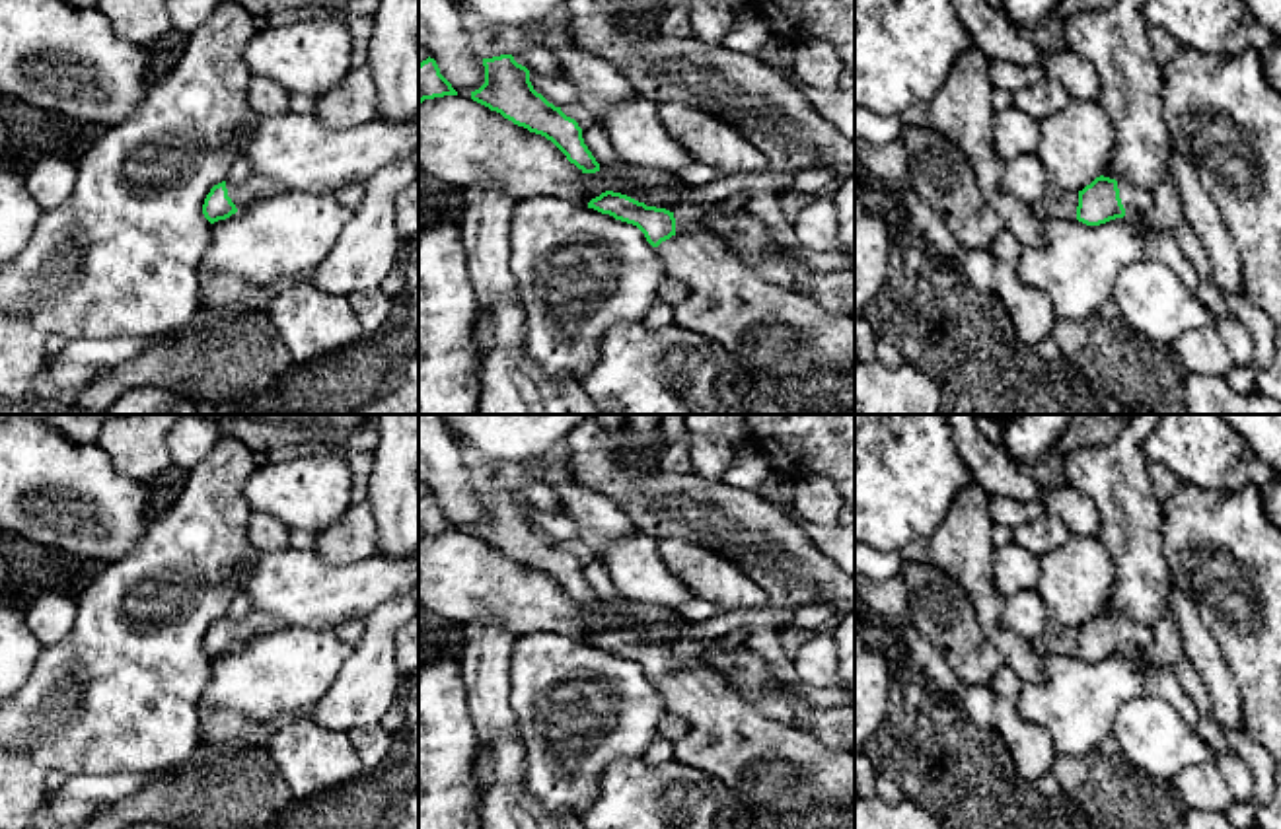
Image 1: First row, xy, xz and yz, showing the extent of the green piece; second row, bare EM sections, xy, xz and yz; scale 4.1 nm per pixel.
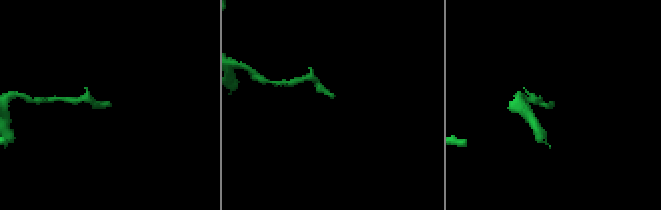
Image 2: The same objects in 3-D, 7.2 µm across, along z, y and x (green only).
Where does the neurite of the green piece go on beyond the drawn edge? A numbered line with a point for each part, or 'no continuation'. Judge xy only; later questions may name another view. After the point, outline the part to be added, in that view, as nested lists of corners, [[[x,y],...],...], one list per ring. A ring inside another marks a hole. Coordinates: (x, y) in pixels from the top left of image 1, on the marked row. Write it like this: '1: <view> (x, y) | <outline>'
1: xy (256, 185) | [[[255,171],[241,183],[226,181],[226,189],[238,210],[245,208],[253,200],[273,197],[284,191],[280,183]]]

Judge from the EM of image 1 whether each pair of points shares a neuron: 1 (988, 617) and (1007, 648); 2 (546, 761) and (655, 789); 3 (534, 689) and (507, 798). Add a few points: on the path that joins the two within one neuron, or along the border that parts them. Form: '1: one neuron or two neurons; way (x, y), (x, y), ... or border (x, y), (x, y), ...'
1: one neuron; way (989, 625), (1003, 641)
2: two neurons; border (641, 756), (610, 765), (586, 808)
3: two neurons; border (509, 697), (524, 757), (526, 787)

